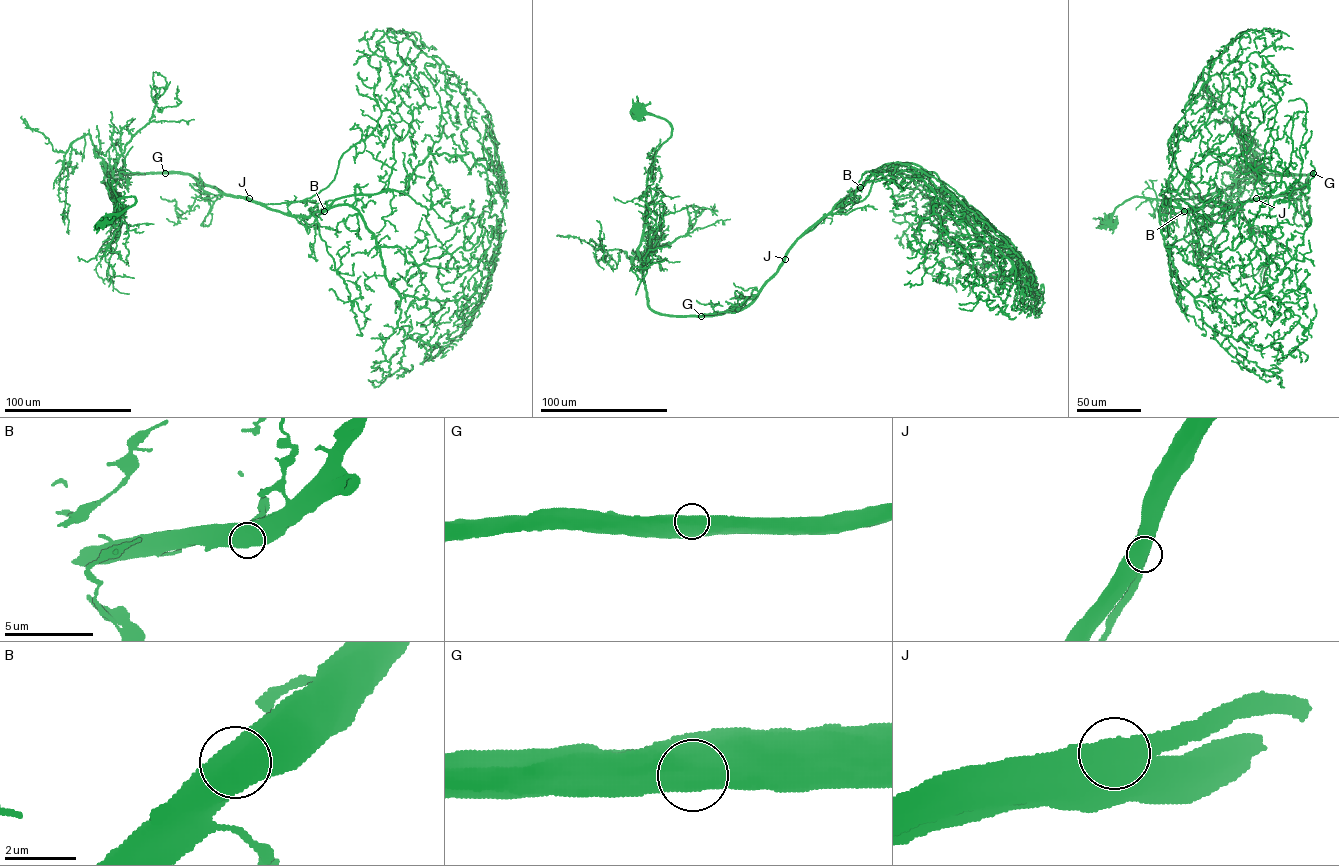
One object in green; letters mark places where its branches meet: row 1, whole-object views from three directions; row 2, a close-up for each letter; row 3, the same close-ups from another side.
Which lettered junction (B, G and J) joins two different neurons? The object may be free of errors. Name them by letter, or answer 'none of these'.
none of these

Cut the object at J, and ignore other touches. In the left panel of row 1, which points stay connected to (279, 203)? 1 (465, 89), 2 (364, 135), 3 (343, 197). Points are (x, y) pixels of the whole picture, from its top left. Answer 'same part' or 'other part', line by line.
1: other part
2: same part
3: other part

